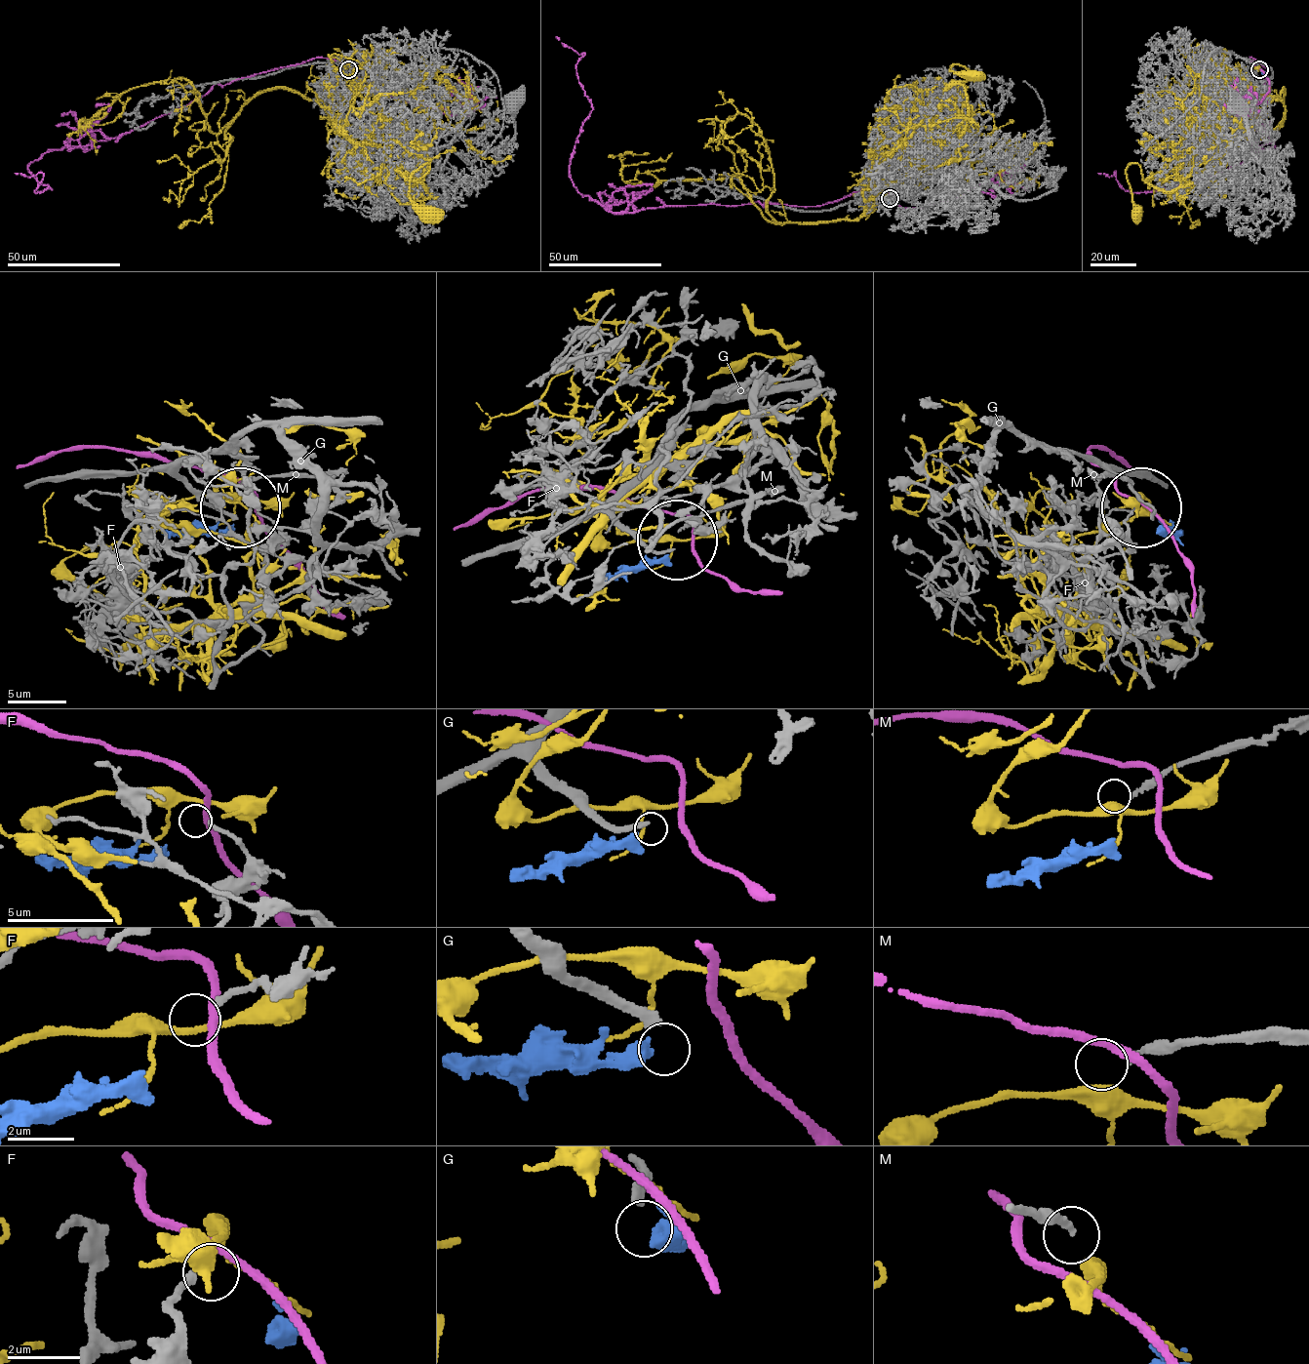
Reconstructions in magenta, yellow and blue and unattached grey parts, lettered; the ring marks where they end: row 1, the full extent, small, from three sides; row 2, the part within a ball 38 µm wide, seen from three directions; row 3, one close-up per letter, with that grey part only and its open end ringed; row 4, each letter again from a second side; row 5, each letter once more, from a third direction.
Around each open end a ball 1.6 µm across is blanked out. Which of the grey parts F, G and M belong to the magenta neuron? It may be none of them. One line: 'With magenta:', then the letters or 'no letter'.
With magenta: no letter

